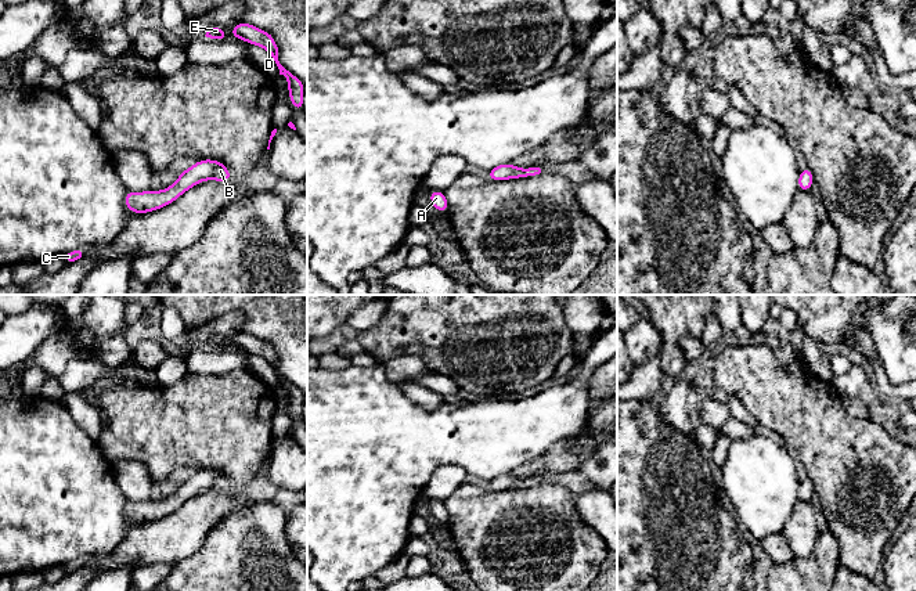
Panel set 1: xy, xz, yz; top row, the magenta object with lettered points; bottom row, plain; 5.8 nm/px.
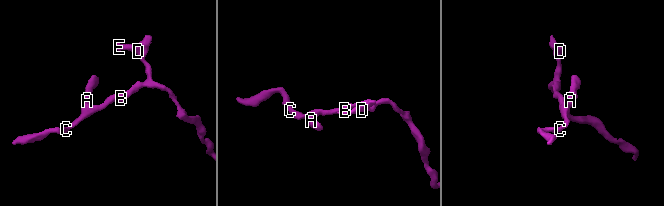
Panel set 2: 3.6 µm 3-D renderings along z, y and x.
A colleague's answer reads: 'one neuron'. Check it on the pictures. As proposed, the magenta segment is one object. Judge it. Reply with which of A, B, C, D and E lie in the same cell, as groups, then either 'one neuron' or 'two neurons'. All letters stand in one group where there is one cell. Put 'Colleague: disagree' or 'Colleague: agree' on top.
Colleague: agree
A B C D E | one neuron

